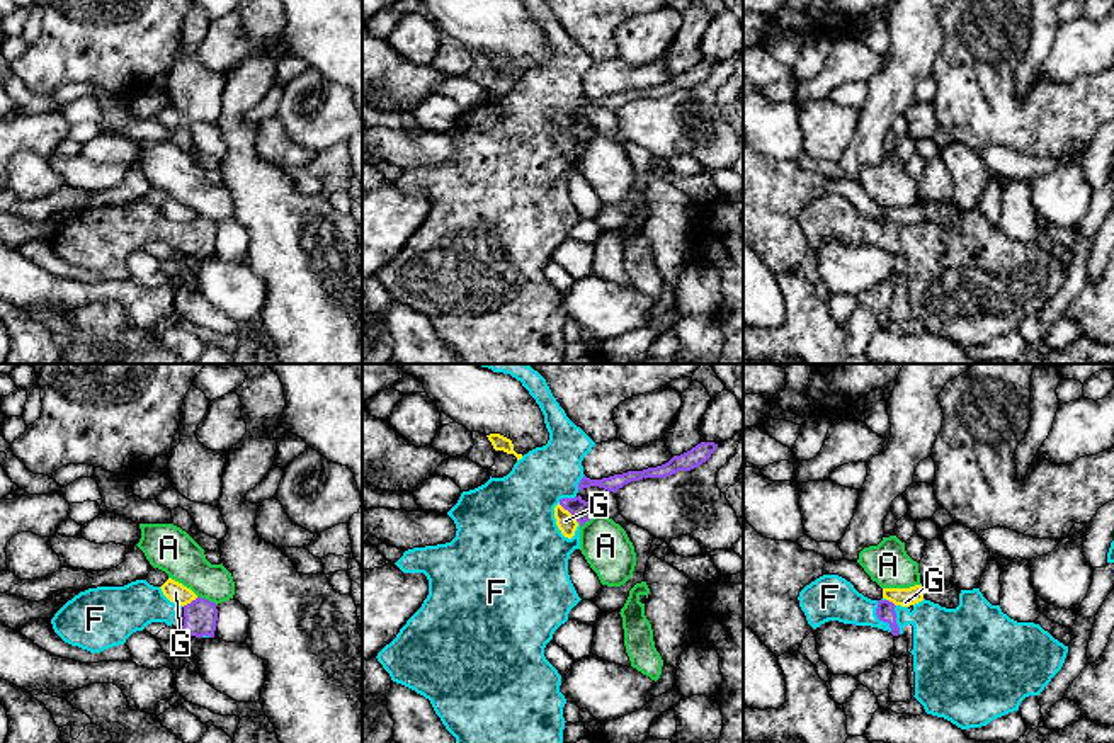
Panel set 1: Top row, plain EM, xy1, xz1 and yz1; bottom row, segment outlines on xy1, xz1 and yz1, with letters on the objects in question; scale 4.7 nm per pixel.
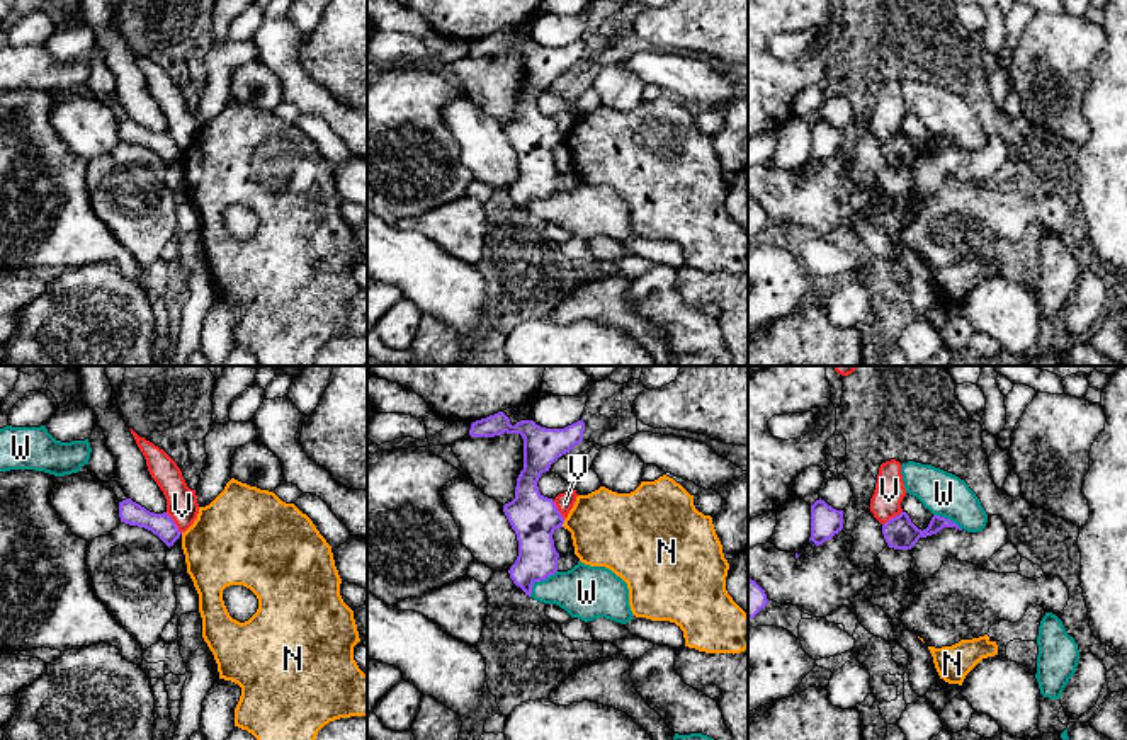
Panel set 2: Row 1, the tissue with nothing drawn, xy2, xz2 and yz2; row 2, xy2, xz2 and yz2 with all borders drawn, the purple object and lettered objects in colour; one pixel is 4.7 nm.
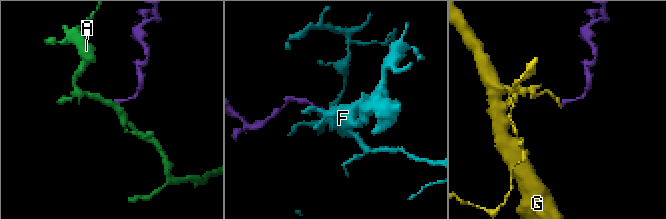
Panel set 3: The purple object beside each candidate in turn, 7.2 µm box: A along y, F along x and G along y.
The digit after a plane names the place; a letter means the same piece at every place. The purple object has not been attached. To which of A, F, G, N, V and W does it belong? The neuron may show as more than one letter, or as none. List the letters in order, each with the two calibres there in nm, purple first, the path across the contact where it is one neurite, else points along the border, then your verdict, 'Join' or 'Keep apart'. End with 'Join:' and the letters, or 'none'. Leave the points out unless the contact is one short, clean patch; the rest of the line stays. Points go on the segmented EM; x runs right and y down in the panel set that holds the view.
A: Thickness 150 nm (purple) against 200 nm. Boundary: xy1 (198, 595), (216, 604). Keep apart
F: Thickness 90 nm (purple) against 220 nm. Path across: yz1 (885, 611), (878, 618), (830, 597). Join
G: Thickness 100 nm (purple) against 90 nm. Boundary: xz1 (558, 504), (577, 522). Keep apart
N: Thickness 220 nm (purple) against 360 nm. Boundary: xz2 (565, 519), (561, 526). Keep apart
V: Thickness 110 nm (purple) against 150 nm. Boundary: xy2 (165, 512), (181, 533). Keep apart
W: Thickness 190 nm (purple) against 260 nm. Boundary: xz2 (556, 570), (538, 580), (529, 596). Keep apart
Join: F

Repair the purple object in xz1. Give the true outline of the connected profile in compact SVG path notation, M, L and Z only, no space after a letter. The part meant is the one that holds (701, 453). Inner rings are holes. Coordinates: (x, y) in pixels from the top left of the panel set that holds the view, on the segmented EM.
M529 364L478 366L510 374L522 383L544 415L549 440L524 454L507 476L490 476L485 485L461 493L458 503L447 512L458 529L451 542L408 549L395 563L403 573L423 573L429 580L429 595L376 658L393 682L430 700L456 743L563 743L566 699L560 692L561 675L546 660L544 648L554 631L568 621L570 610L582 600L570 580L568 559L575 549L580 549L580 527L595 515L595 510L578 493L590 486L616 493L631 481L691 471L706 462L718 444L701 442L656 468L590 479L583 474L582 461L595 442L566 417L546 379ZM558 503L578 522L571 539L565 537L556 525L554 507Z

